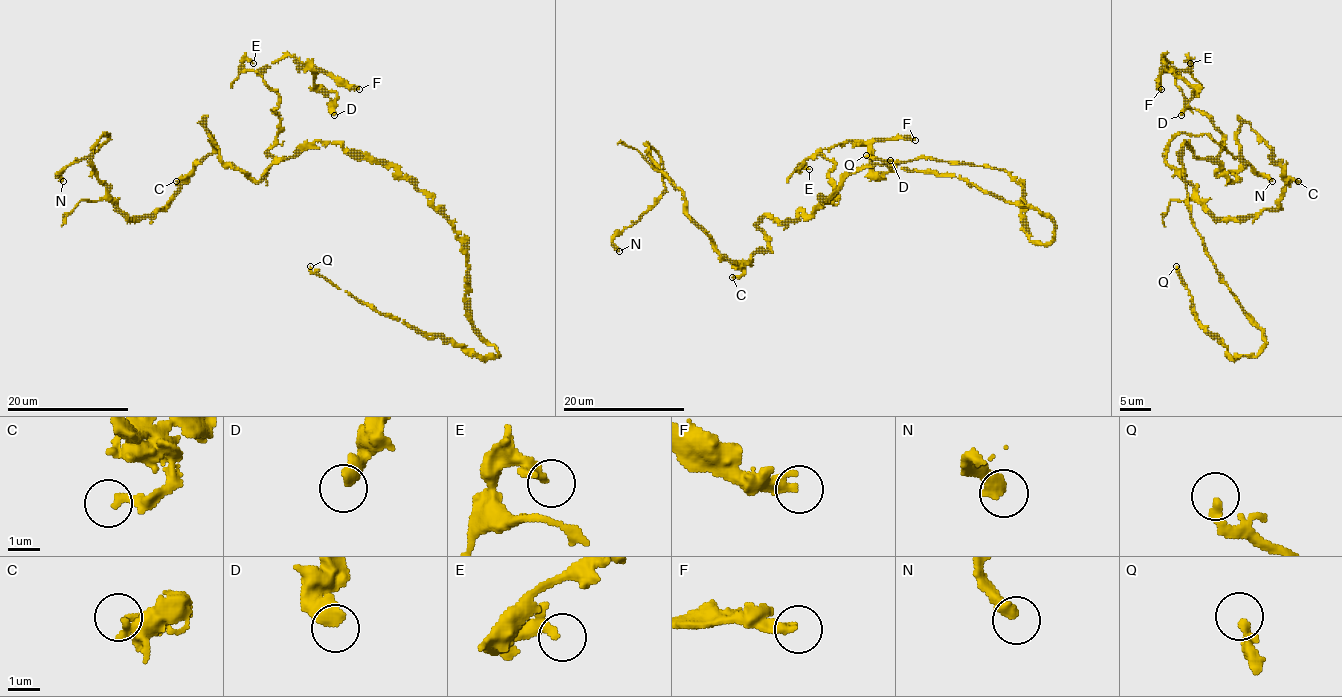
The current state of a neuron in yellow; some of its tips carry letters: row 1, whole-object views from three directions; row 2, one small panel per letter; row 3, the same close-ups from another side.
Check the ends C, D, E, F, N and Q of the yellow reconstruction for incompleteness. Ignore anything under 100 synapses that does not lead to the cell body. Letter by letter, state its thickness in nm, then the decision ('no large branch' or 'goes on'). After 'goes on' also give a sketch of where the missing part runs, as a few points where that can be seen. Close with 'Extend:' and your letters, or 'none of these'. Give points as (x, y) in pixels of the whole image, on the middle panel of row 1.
C: 220 nm thick; no large branch
D: 550 nm thick; no large branch
E: 220 nm thick; no large branch
F: 340 nm thick; no large branch
N: 440 nm thick; no large branch
Q: 200 nm thick; no large branch
Extend: none of these

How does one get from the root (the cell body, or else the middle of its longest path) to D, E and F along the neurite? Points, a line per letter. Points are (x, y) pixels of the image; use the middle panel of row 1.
D: (855, 172), (825, 199), (835, 186), (823, 149), (863, 141), (875, 172), (890, 172), (890, 160)
E: (855, 172), (825, 199), (828, 202), (835, 193), (829, 176), (834, 163), (817, 155), (799, 167), (809, 169)
F: (855, 172), (825, 199), (832, 201), (835, 186), (834, 163), (819, 153), (823, 149), (915, 140)

